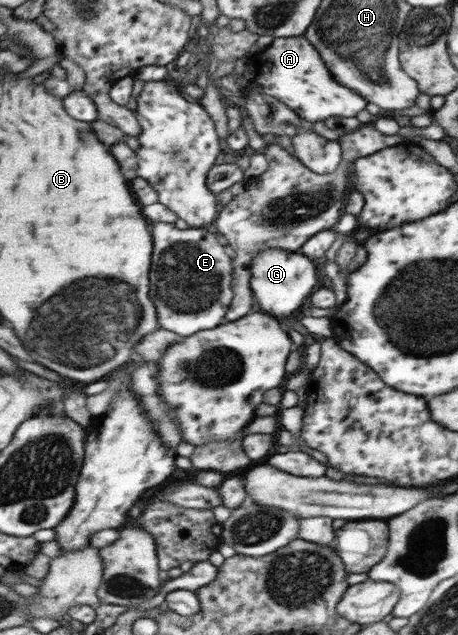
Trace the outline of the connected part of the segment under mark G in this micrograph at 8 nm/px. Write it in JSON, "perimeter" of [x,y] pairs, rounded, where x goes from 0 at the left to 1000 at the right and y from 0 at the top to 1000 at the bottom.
{"perimeter":[[[579,392],[561,397],[548,411],[552,427],[552,468],[561,468],[561,480],[574,493],[596,499],[631,499],[648,483],[657,483],[692,446],[683,414],[666,402],[648,397],[618,395],[618,392]]]}

